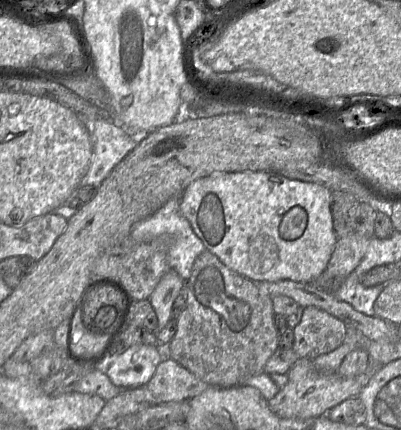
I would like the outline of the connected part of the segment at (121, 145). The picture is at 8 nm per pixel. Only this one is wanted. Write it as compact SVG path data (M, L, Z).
M93 119L92 160L80 187L100 186L113 168L137 146L138 138L114 125L113 119Z

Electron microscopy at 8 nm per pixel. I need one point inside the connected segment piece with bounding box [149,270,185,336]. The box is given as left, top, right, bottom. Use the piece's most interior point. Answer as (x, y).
(162, 299)

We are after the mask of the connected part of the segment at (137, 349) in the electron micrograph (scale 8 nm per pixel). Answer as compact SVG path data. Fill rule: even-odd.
M137 344L119 355L106 357L104 372L119 387L133 389L146 385L162 360L158 346Z

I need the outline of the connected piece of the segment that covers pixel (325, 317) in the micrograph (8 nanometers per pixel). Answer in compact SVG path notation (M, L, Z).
M315 306L302 307L302 316L293 329L293 350L299 358L314 359L339 347L348 326L339 318Z

